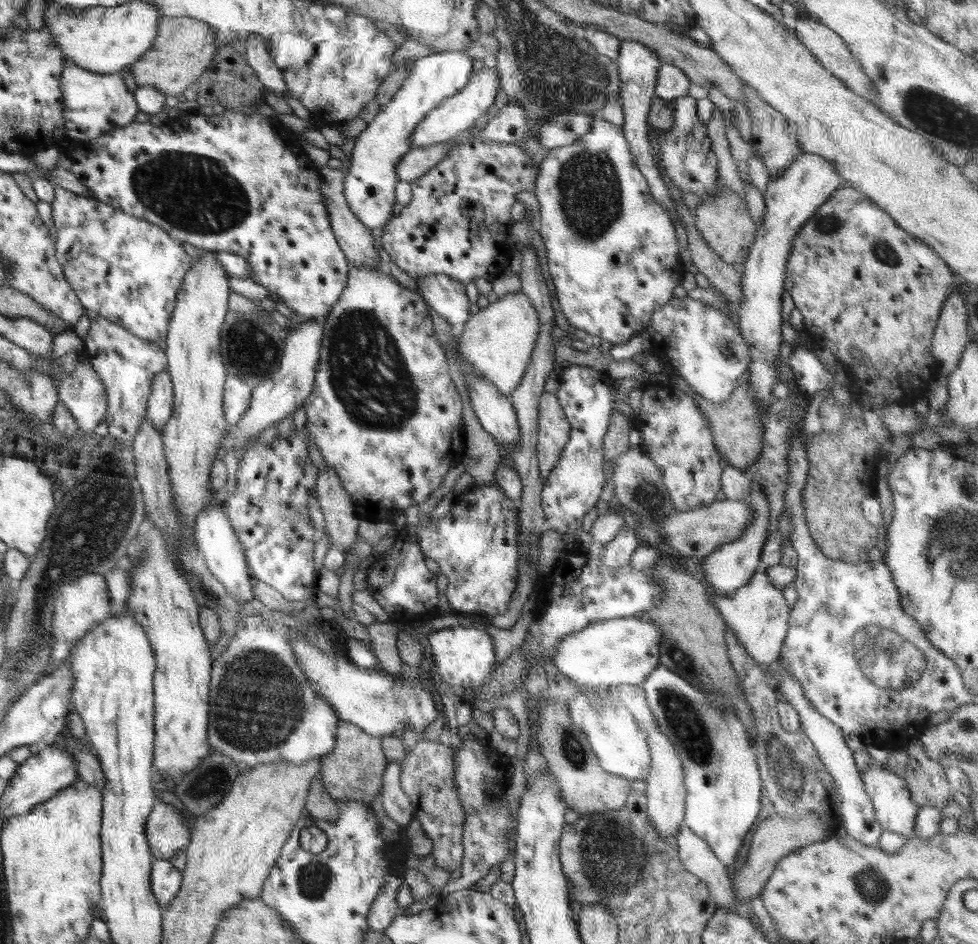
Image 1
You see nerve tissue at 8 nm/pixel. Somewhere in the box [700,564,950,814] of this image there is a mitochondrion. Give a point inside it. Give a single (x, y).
(871, 643)

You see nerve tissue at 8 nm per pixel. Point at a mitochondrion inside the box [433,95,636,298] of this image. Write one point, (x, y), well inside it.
(589, 189)

